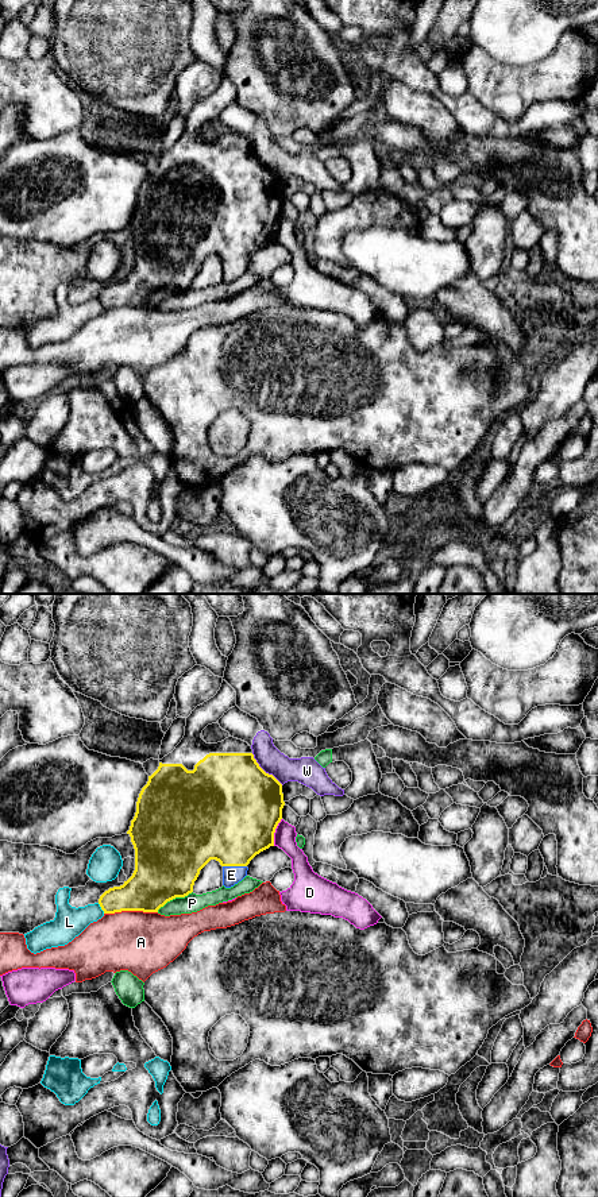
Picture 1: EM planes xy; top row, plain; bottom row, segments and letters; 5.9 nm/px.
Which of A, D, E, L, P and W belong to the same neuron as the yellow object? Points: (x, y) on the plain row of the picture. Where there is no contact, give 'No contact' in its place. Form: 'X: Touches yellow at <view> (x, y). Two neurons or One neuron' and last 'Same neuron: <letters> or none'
A: Touches yellow at xy (130, 305). Two neurons
D: Touches yellow at xy (274, 227). Two neurons
E: Touches yellow at xy (235, 261). One neuron
L: Touches yellow at xy (101, 304). Two neurons
P: Touches yellow at xy (174, 293). Two neurons
W: Touches yellow at xy (263, 166). Two neurons
Same neuron: E

